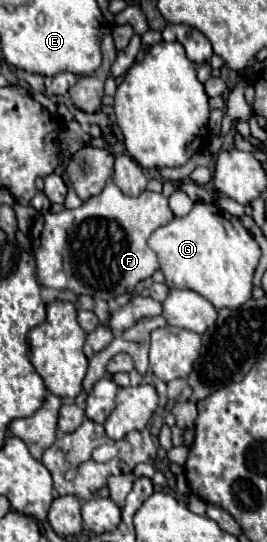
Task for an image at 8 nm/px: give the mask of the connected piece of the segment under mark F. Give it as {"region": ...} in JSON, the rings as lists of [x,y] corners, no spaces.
{"region":[[[112,181],[96,197],[80,207],[40,214],[30,235],[38,263],[38,281],[56,291],[70,290],[76,295],[92,295],[104,301],[132,291],[140,281],[152,277],[158,269],[158,257],[148,247],[150,233],[174,219],[168,199],[162,193],[144,191],[138,197],[126,197]]]}

